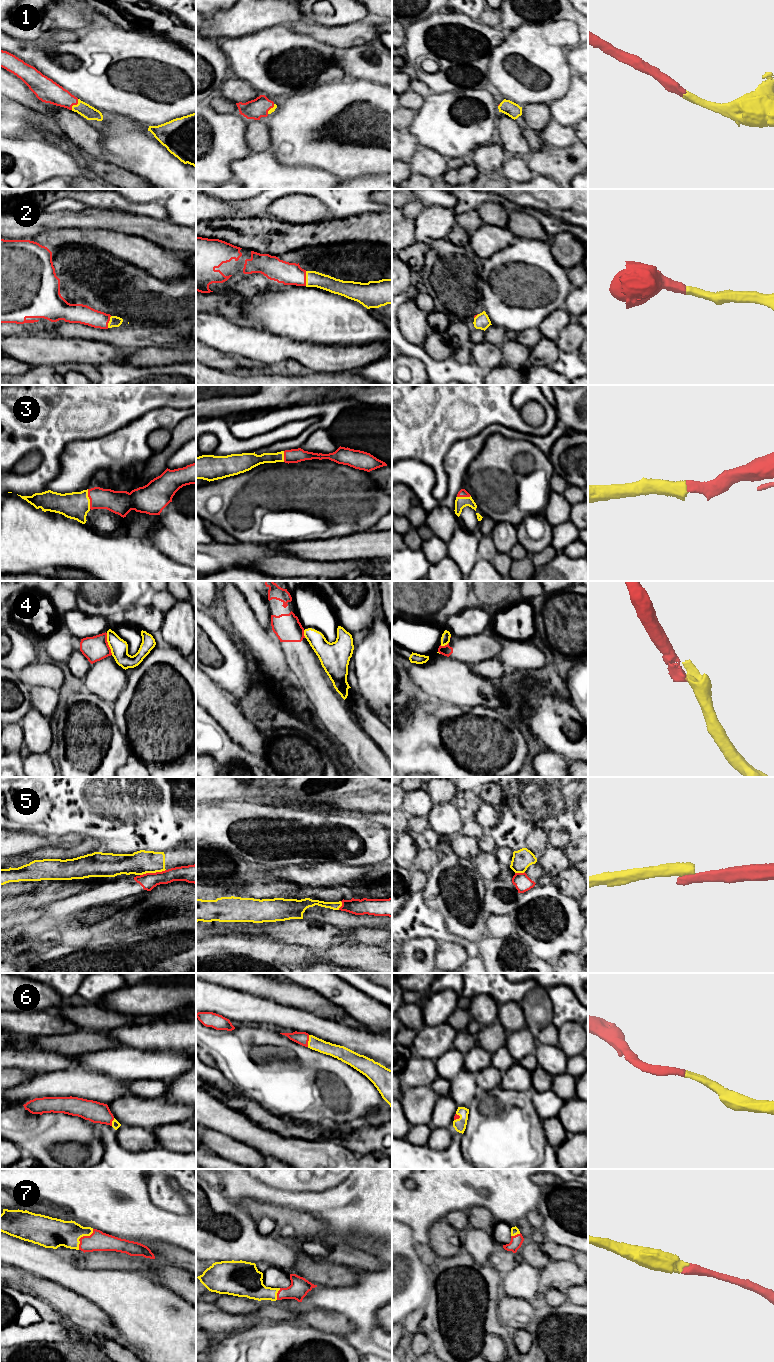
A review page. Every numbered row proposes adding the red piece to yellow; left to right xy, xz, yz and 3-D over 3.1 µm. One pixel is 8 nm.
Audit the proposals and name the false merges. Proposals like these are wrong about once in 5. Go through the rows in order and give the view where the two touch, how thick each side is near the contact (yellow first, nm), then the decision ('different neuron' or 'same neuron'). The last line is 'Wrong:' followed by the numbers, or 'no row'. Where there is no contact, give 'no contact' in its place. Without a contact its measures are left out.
1: meets yellow in xy; 110 nm thick on the yellow side, 190 nm on the other; same neuron
2: meets yellow in xz; 130 nm thick on the yellow side, 180 nm on the other; same neuron
3: meets yellow in xy; 220 nm thick on the yellow side, 190 nm on the other; same neuron
4: meets yellow in xy; 140 nm thick on the yellow side, 200 nm on the other; different neuron
5: meets yellow in xy; 190 nm thick on the yellow side, 140 nm on the other; different neuron
6: meets yellow in xz; 110 nm thick on the yellow side, 110 nm on the other; same neuron
7: meets yellow in xy; 240 nm thick on the yellow side, 160 nm on the other; same neuron
Wrong: 4, 5

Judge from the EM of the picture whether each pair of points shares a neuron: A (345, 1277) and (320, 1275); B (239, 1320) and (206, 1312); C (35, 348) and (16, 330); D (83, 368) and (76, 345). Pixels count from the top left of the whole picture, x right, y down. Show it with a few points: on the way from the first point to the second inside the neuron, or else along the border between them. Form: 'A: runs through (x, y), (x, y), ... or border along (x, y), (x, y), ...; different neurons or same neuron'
A: runs through (339, 1275), (326, 1275); same neuron
B: runs through (231, 1320), (214, 1320); same neuron
C: border along (45, 334), (10, 336); different neurons
D: border along (57, 363), (89, 363), (96, 367); different neurons

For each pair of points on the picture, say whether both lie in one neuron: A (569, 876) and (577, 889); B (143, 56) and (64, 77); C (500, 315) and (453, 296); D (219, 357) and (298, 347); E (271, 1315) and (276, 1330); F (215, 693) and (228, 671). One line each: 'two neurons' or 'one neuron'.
A: one neuron
B: one neuron
C: two neurons
D: two neurons
E: two neurons
F: two neurons

